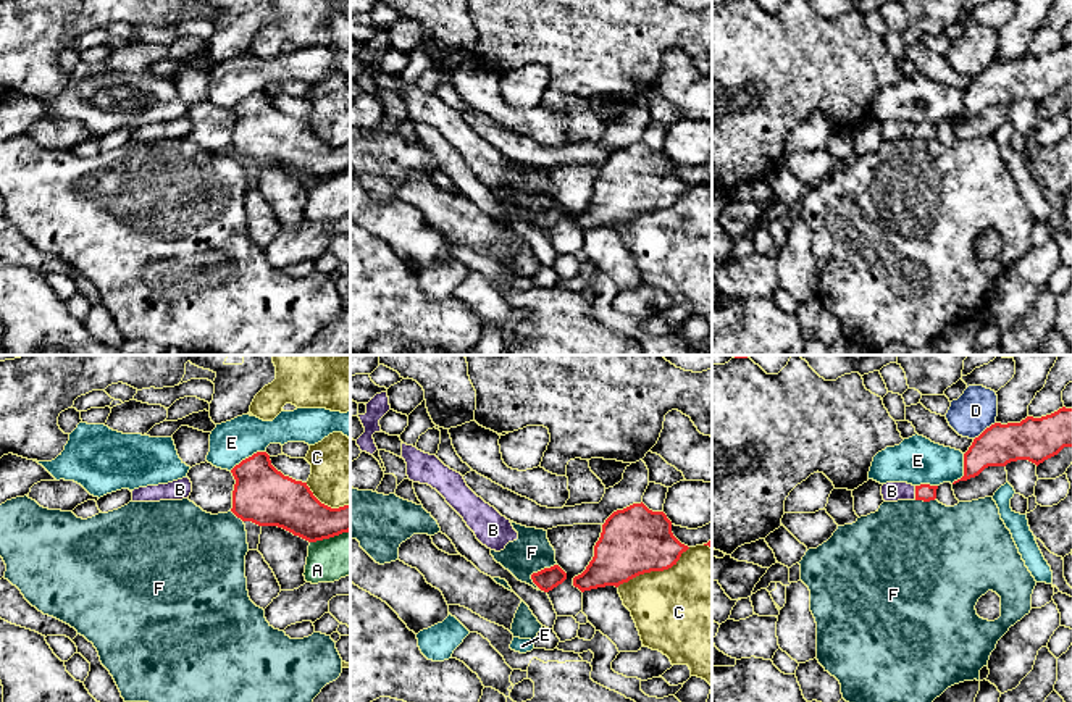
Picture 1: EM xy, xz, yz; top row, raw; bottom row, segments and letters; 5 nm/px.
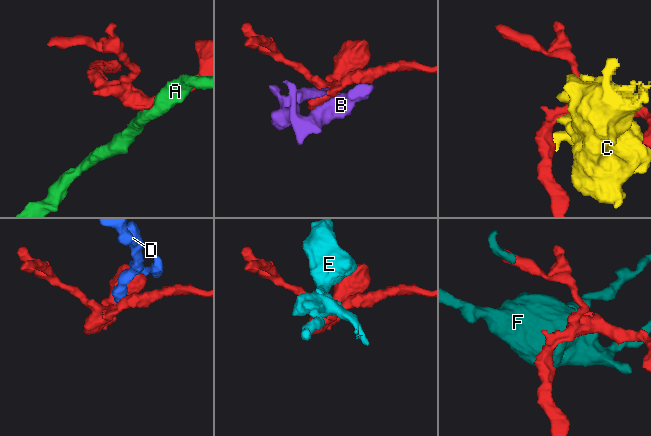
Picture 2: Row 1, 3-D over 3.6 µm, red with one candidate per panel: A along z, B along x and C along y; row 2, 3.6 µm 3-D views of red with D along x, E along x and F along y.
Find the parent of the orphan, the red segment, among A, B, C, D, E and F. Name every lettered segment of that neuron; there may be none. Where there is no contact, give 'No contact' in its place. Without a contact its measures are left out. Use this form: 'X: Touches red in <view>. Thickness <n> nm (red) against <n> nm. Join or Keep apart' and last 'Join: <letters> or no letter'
A: Touches red in xy. Thickness 240 nm (red) against 220 nm. Keep apart
B: Touches red in yz. Thickness 90 nm (red) against 100 nm. Join
C: Touches red in xz. Thickness 340 nm (red) against 460 nm. Keep apart
D: Touches red in yz. Thickness 220 nm (red) against 200 nm. Keep apart
E: Touches red in xy. Thickness 280 nm (red) against 200 nm. Keep apart
F: Touches red in xz. Thickness 110 nm (red) against 200 nm. Keep apart
Join: B

